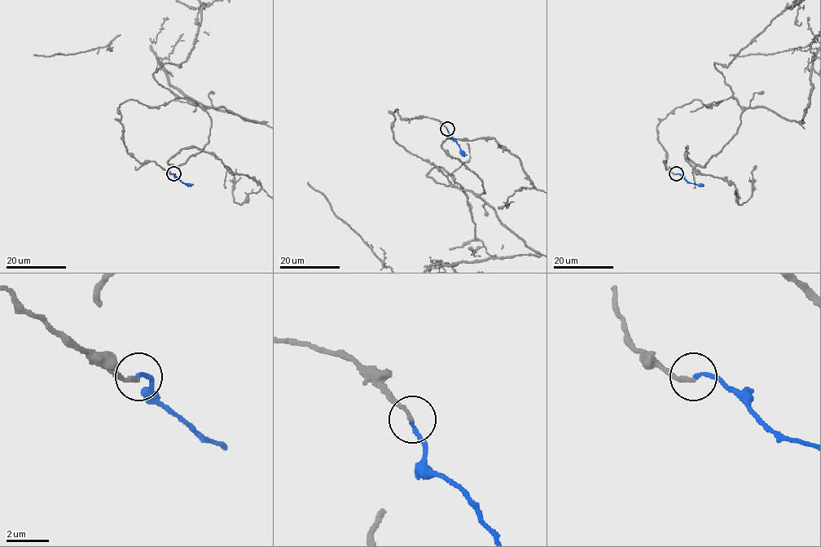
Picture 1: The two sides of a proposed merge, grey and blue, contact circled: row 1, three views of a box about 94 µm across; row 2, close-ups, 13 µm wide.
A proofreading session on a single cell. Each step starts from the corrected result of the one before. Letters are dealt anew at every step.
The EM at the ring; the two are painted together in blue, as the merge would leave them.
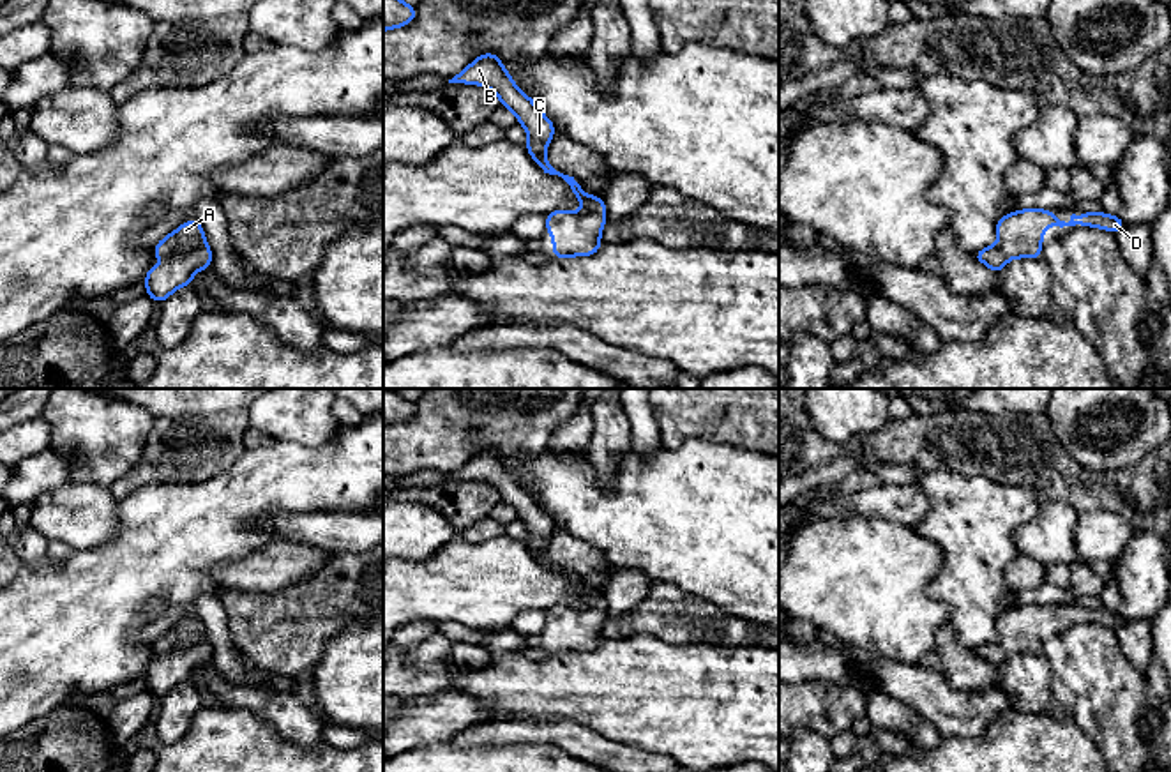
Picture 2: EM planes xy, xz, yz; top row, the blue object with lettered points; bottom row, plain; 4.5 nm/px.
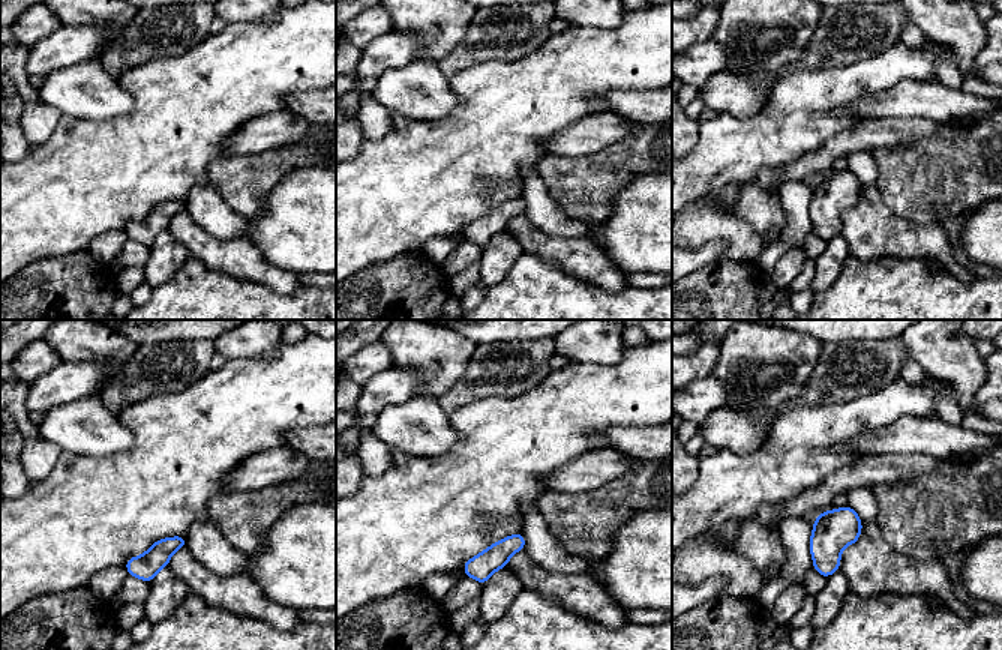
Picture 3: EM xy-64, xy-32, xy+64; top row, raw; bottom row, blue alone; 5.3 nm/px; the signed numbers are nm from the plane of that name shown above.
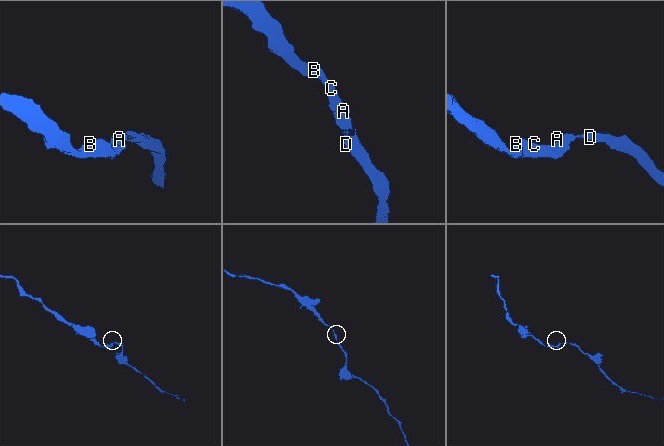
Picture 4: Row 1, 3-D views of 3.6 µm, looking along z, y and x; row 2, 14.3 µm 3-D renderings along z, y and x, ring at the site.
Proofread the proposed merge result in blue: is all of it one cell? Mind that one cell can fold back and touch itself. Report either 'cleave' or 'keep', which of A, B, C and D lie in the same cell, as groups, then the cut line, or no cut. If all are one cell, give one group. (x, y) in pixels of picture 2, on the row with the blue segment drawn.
keep; A B C D; no cut

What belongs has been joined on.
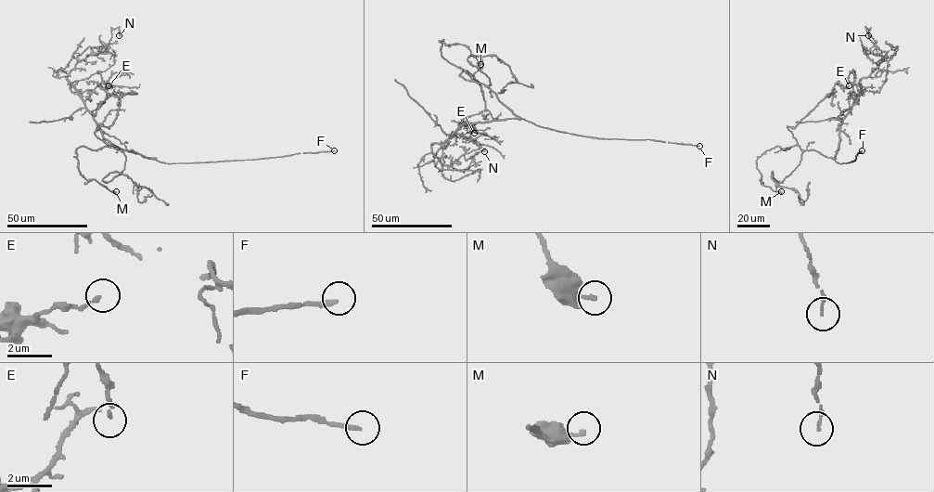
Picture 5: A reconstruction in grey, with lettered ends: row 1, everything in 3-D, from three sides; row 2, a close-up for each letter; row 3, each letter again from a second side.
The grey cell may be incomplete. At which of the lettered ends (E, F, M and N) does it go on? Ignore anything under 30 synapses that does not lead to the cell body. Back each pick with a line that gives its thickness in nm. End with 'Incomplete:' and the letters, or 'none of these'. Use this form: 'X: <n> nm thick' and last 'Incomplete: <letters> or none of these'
F: 190 nm thick
Incomplete: F

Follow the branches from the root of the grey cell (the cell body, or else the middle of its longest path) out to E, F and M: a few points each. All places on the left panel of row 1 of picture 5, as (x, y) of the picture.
E: (145, 157), (155, 158), (121, 150), (95, 135), (112, 124), (120, 105), (120, 97), (96, 83), (108, 85)
F: (145, 157), (166, 163), (192, 163), (334, 150)
M: (145, 157), (155, 158), (108, 145), (96, 149), (76, 148), (80, 174), (116, 191)

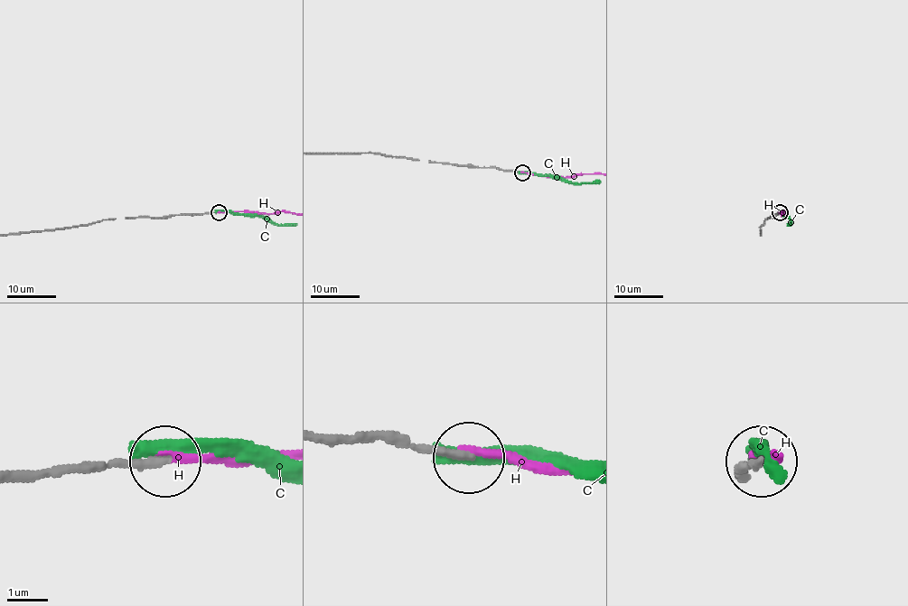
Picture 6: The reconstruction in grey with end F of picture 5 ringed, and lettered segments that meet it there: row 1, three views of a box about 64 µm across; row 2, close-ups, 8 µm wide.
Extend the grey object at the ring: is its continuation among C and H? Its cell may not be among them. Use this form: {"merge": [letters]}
{"merge": []}

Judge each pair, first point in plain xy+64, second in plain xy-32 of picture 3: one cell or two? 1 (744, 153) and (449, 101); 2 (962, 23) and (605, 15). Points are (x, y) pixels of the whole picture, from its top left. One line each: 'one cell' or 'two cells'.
1: two cells
2: one cell

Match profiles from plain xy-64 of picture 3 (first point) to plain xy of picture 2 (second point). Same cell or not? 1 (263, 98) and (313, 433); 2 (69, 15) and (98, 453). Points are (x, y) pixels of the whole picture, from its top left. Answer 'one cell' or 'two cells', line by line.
1: two cells
2: one cell

